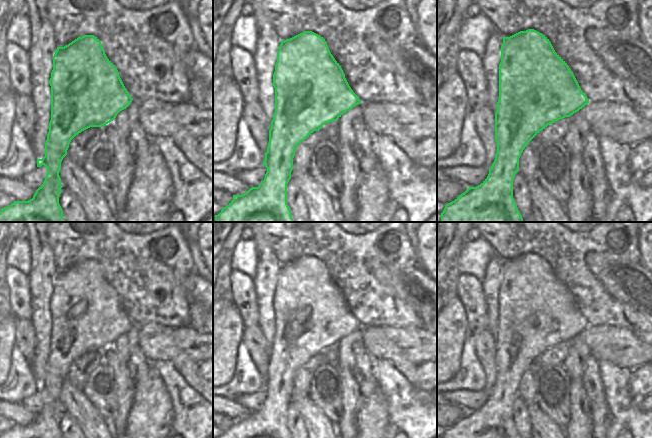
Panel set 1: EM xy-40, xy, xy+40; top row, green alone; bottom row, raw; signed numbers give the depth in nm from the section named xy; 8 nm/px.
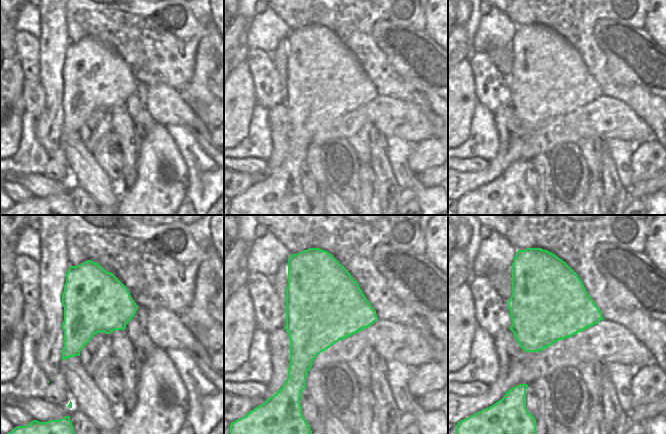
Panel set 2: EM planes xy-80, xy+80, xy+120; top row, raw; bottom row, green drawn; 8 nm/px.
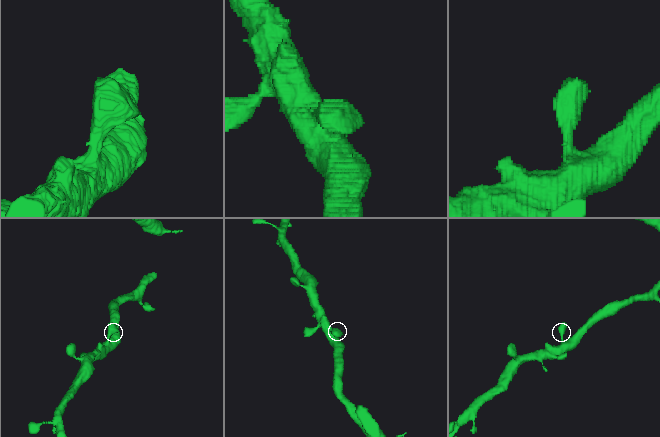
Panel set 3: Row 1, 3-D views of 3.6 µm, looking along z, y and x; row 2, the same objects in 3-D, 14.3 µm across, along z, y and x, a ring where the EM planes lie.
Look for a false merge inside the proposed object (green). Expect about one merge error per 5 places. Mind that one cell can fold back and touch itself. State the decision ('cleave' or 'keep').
keep

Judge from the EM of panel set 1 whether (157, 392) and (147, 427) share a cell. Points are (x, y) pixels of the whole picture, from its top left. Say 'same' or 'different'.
same

